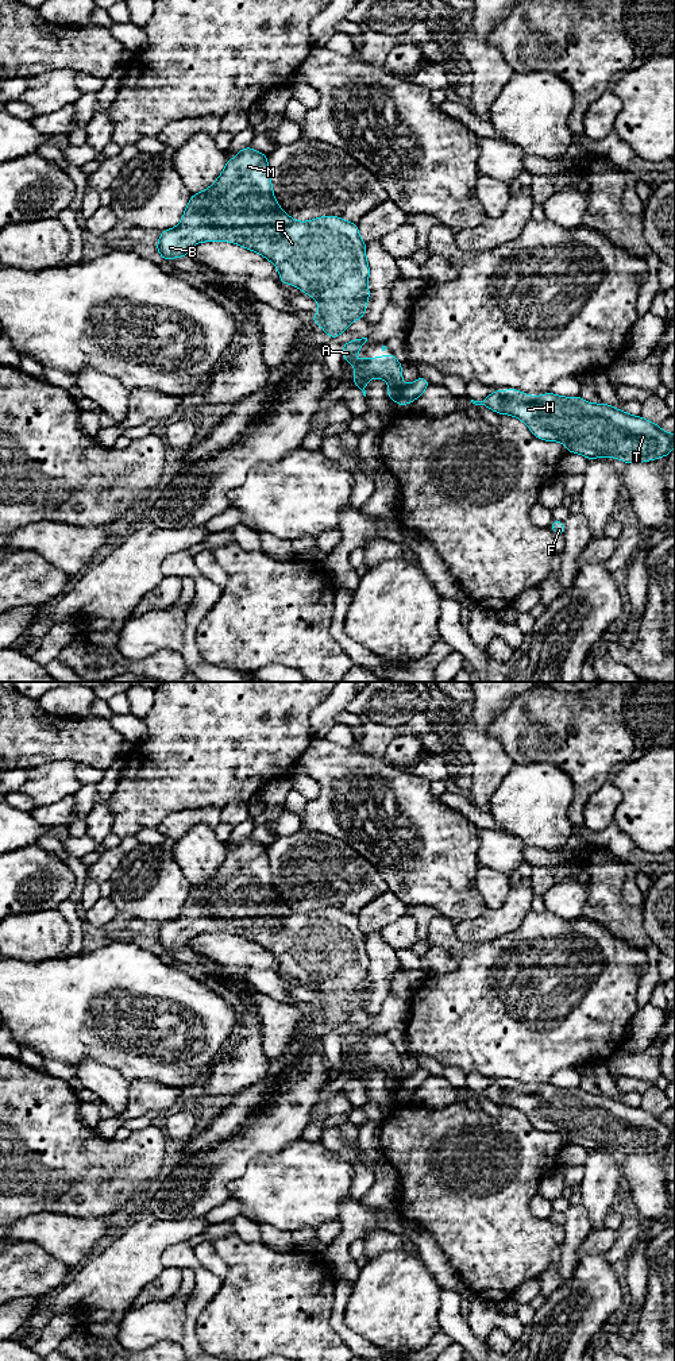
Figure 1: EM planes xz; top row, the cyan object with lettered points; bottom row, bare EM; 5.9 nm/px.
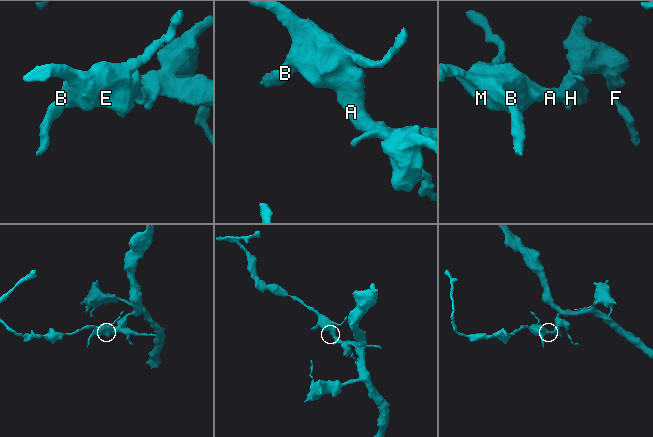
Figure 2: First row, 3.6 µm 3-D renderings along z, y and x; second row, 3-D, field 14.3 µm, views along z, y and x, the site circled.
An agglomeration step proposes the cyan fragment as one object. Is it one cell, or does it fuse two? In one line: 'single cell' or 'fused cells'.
fused cells

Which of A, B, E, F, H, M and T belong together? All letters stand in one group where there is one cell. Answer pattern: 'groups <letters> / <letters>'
groups A B E H M T / F

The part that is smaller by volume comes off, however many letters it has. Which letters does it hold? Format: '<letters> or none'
A, B, E, H, M, T

